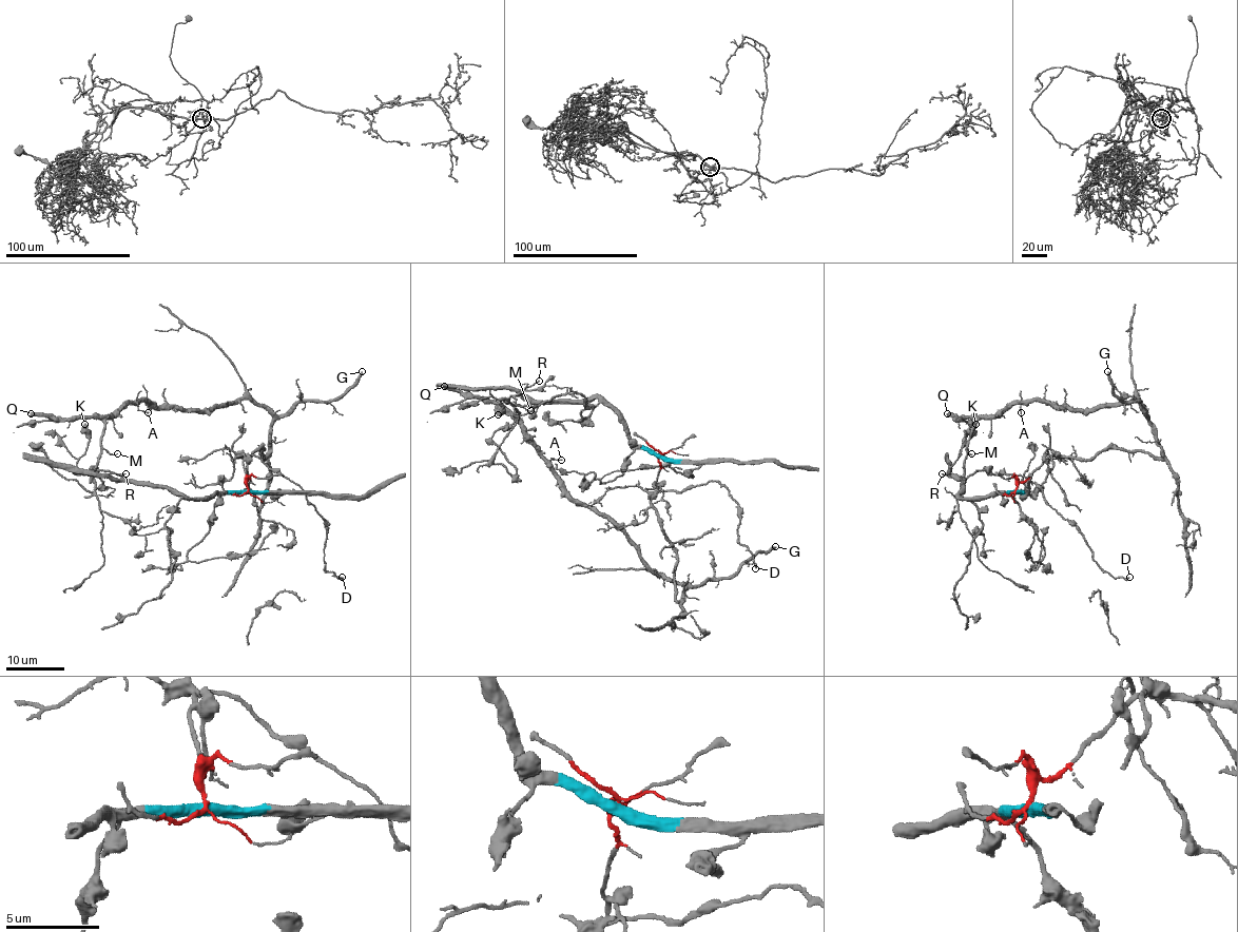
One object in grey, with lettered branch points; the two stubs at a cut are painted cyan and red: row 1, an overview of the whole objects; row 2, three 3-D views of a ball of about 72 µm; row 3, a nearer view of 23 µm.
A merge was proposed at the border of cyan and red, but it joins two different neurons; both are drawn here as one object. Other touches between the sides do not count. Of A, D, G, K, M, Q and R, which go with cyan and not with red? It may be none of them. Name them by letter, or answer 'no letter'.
K, R

